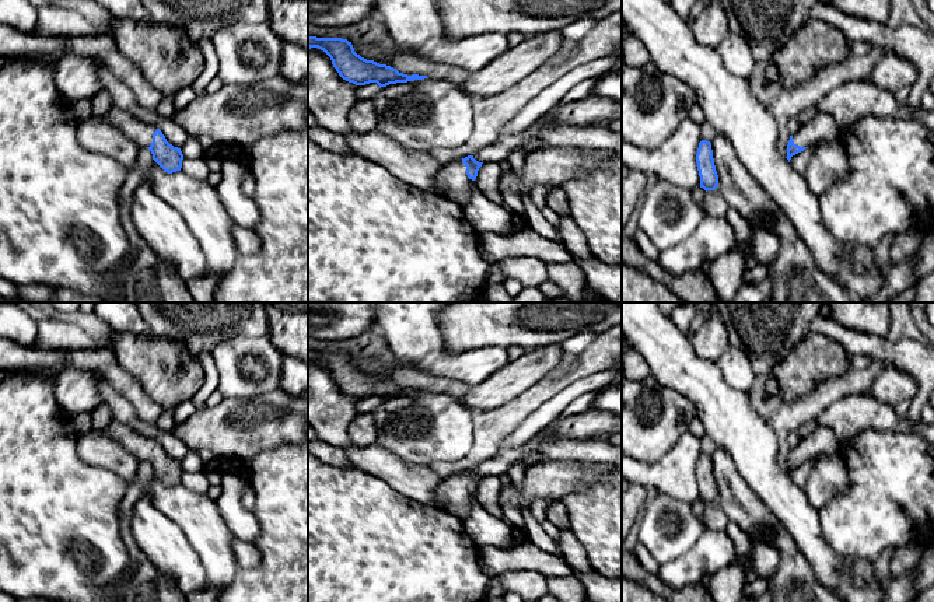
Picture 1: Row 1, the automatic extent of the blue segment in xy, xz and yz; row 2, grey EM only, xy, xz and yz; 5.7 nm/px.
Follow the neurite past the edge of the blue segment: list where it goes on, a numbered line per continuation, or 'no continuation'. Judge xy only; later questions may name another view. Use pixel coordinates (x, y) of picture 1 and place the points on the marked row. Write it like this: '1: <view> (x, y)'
1: xy (137, 130)

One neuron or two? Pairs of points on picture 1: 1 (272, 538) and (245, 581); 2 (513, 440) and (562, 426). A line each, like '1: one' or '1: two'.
1: one
2: one

